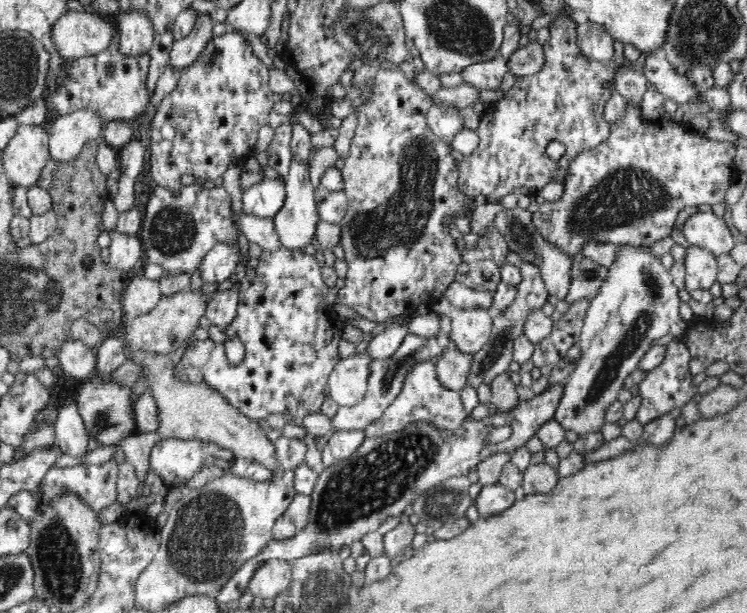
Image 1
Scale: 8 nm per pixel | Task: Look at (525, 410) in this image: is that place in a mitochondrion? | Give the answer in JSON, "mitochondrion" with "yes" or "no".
{"mitochondrion":"no"}

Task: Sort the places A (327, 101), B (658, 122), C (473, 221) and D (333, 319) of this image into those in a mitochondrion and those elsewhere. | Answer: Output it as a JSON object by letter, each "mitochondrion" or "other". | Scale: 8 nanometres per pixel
{"A":"other","B":"other","C":"other","D":"other"}

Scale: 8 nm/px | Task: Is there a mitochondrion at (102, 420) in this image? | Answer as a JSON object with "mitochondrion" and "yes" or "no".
{"mitochondrion":"yes"}

